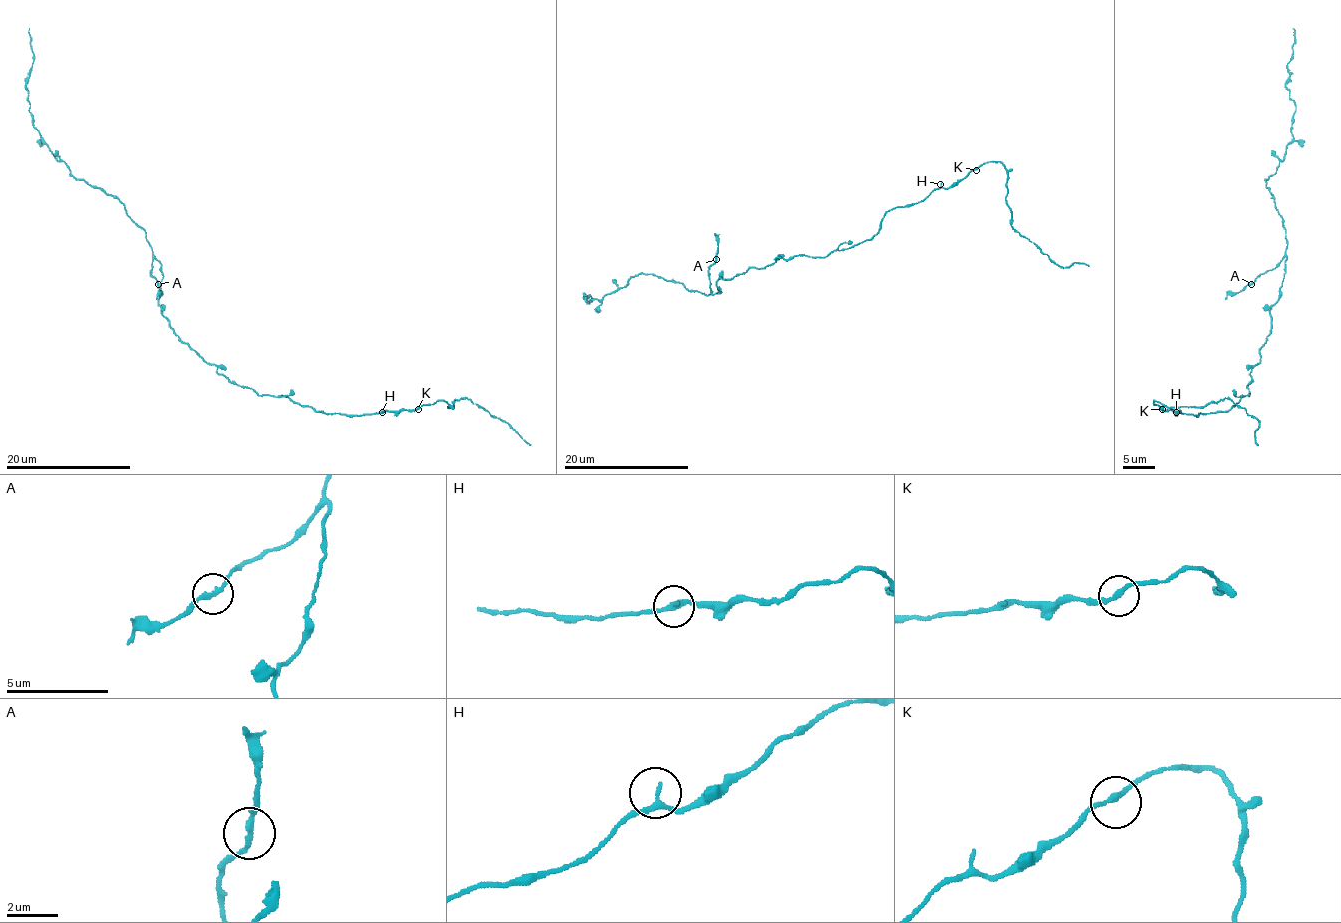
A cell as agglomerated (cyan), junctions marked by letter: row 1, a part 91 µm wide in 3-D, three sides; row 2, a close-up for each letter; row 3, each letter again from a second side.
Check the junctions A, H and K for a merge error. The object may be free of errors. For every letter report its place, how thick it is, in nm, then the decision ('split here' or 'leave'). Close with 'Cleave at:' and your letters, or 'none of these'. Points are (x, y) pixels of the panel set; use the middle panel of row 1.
A: at (716, 259); 200 nm thick; leave
H: at (940, 184); 200 nm thick; leave
K: at (976, 170); 200 nm thick; leave
Cleave at: none of these

